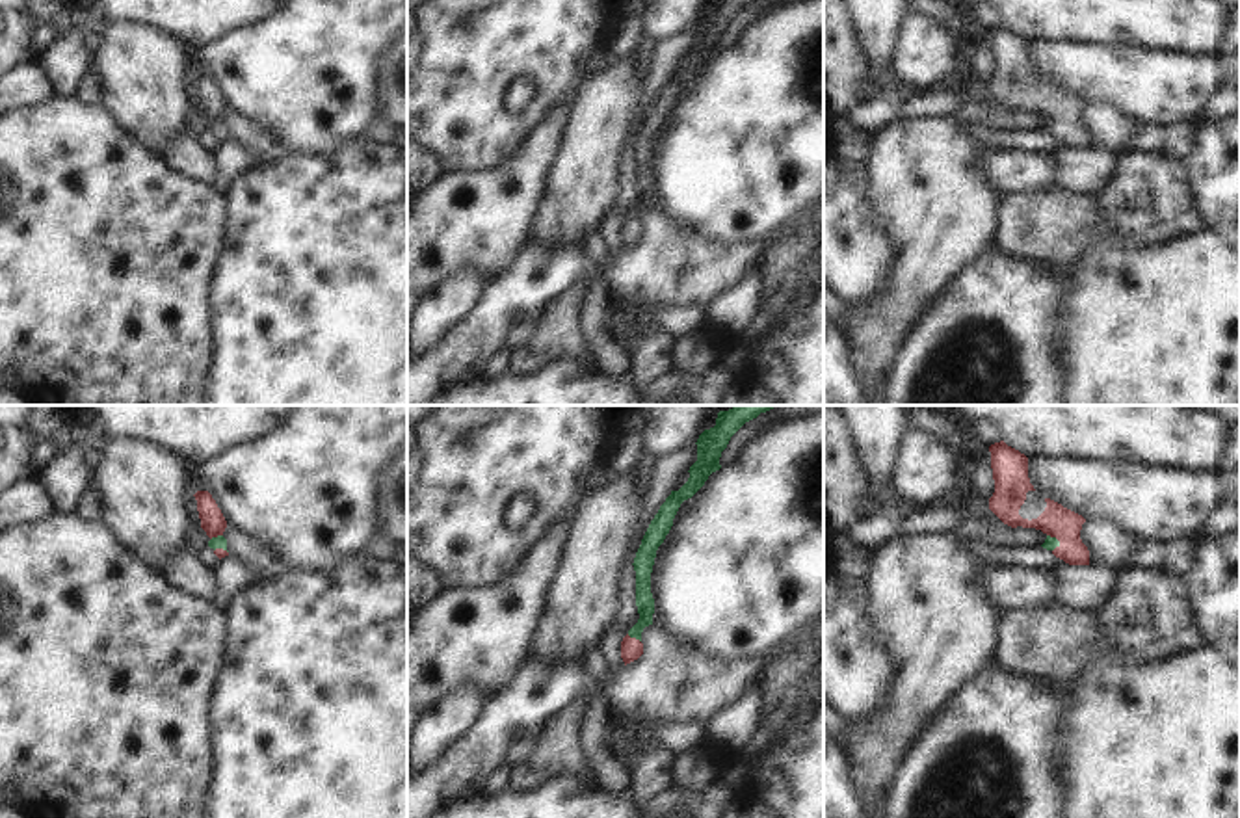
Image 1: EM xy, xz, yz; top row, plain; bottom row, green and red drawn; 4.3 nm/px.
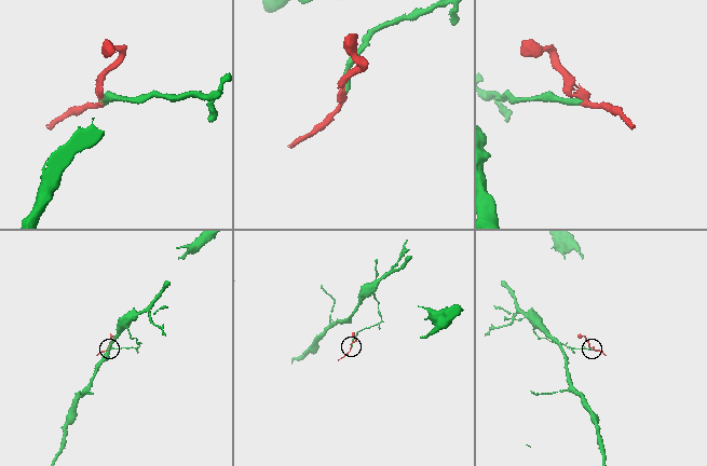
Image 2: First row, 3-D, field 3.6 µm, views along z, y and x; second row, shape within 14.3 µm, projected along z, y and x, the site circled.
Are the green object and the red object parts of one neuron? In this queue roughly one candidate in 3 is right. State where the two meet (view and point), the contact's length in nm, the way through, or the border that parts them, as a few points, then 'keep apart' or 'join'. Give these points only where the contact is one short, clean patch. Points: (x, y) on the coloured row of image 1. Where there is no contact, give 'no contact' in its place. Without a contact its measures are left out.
contact xz (634, 636); length 70 nm; way xz (644, 597), (644, 621), (634, 636), (631, 649); join

